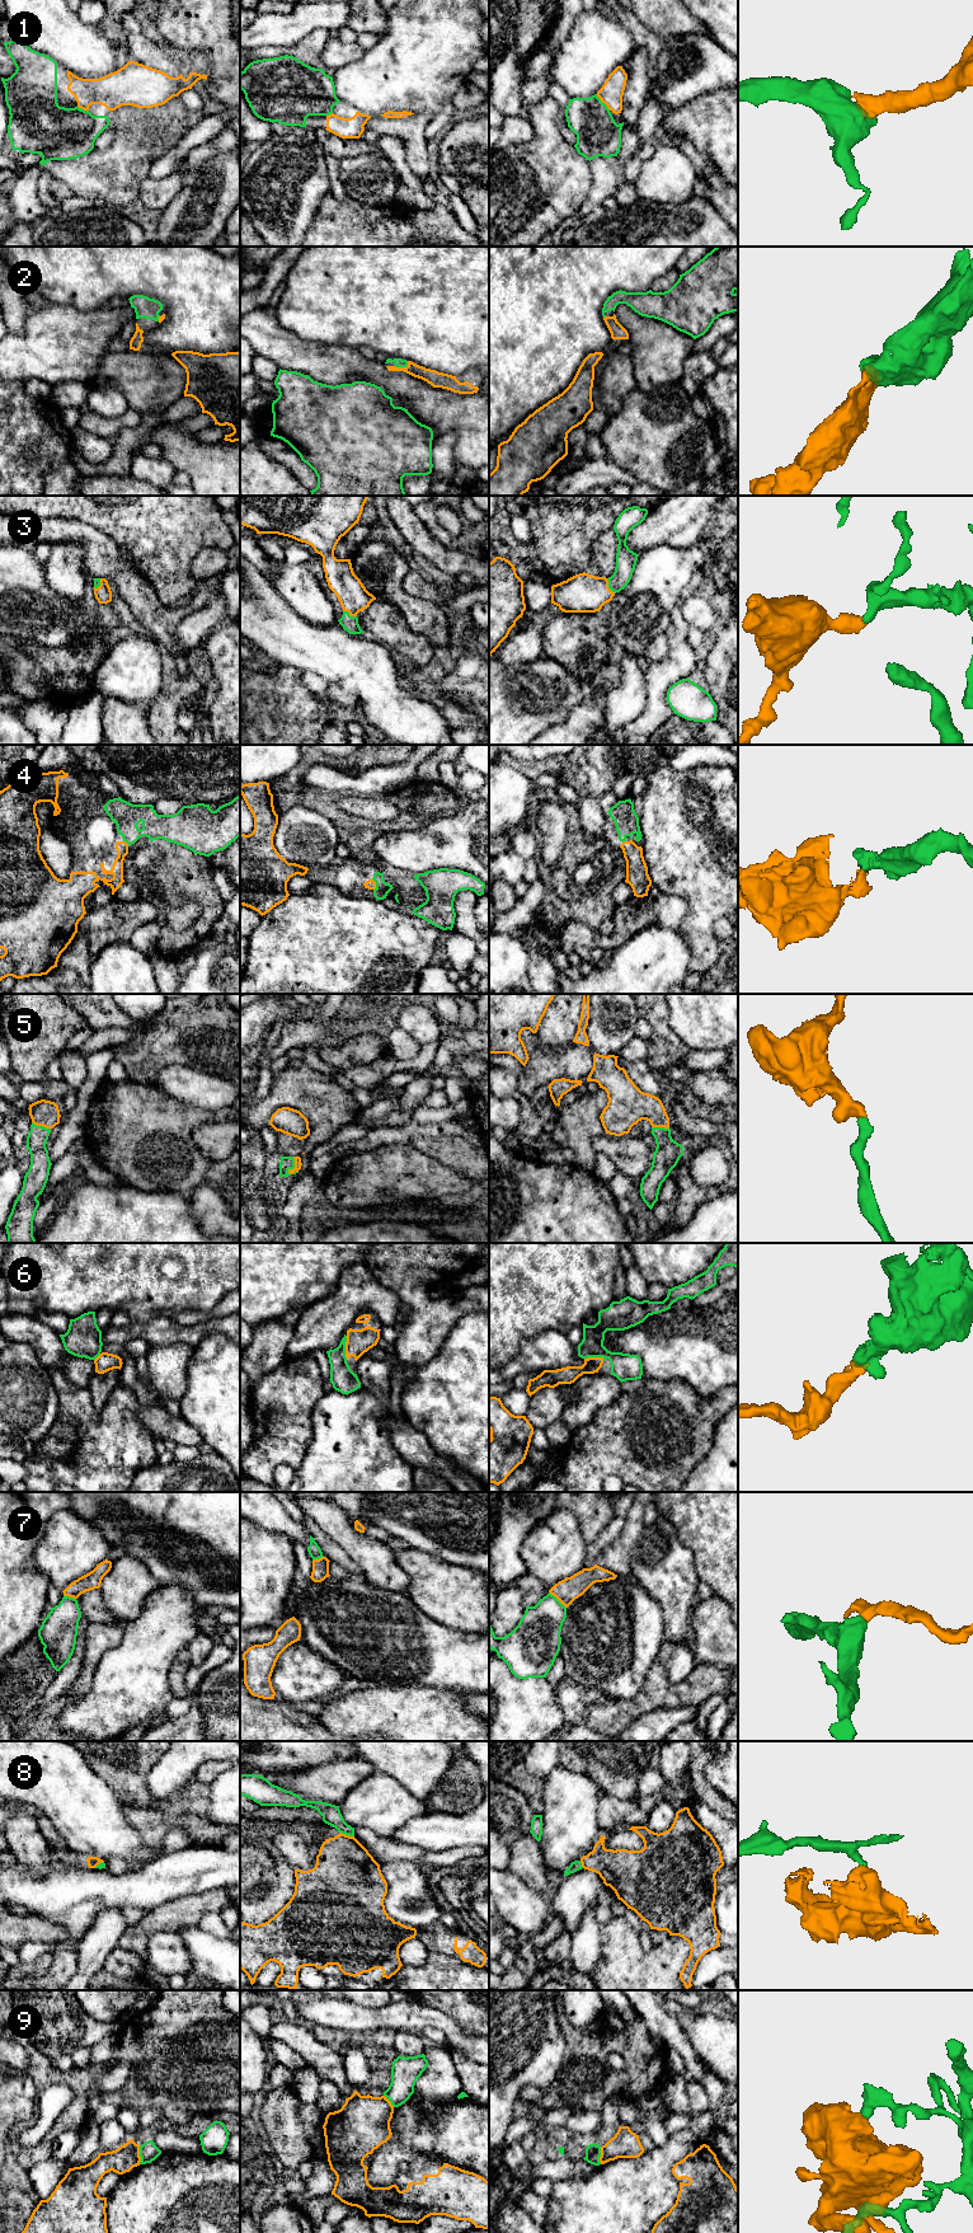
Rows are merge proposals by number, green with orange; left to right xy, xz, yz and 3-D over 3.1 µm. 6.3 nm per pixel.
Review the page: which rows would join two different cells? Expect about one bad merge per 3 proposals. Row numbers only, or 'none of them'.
7, 8, 9

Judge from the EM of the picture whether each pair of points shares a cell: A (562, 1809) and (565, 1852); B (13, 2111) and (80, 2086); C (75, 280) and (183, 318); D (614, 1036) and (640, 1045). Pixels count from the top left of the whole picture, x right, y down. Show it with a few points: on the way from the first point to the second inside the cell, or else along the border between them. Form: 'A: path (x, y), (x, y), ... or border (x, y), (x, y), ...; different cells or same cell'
A: path (565, 1819), (565, 1842); same cell
B: border (26, 2073), (37, 2091); different cells
C: path (103, 280), (150, 280), (160, 290); same cell
D: border (635, 1036), (617, 1055); different cells

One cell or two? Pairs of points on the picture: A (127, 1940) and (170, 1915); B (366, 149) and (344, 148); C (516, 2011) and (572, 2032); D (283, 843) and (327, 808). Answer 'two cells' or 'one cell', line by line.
A: one cell
B: one cell
C: two cells
D: two cells

